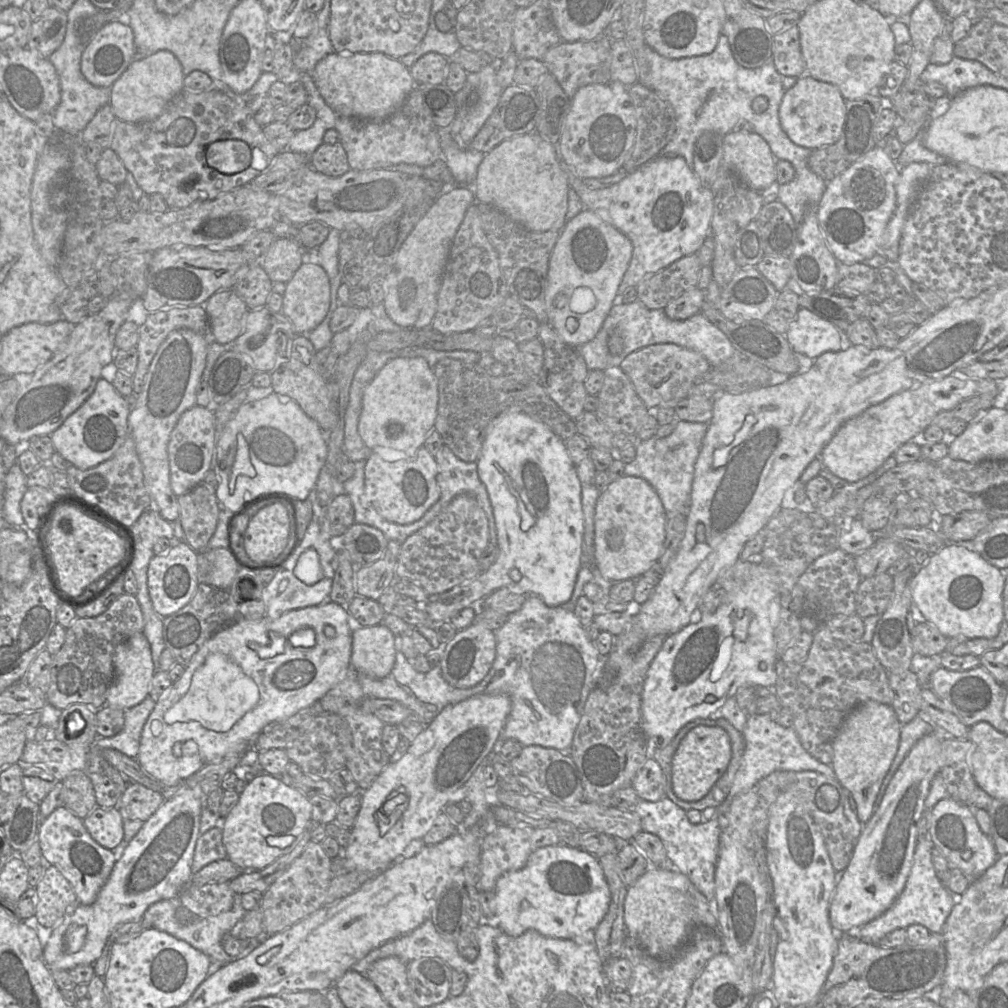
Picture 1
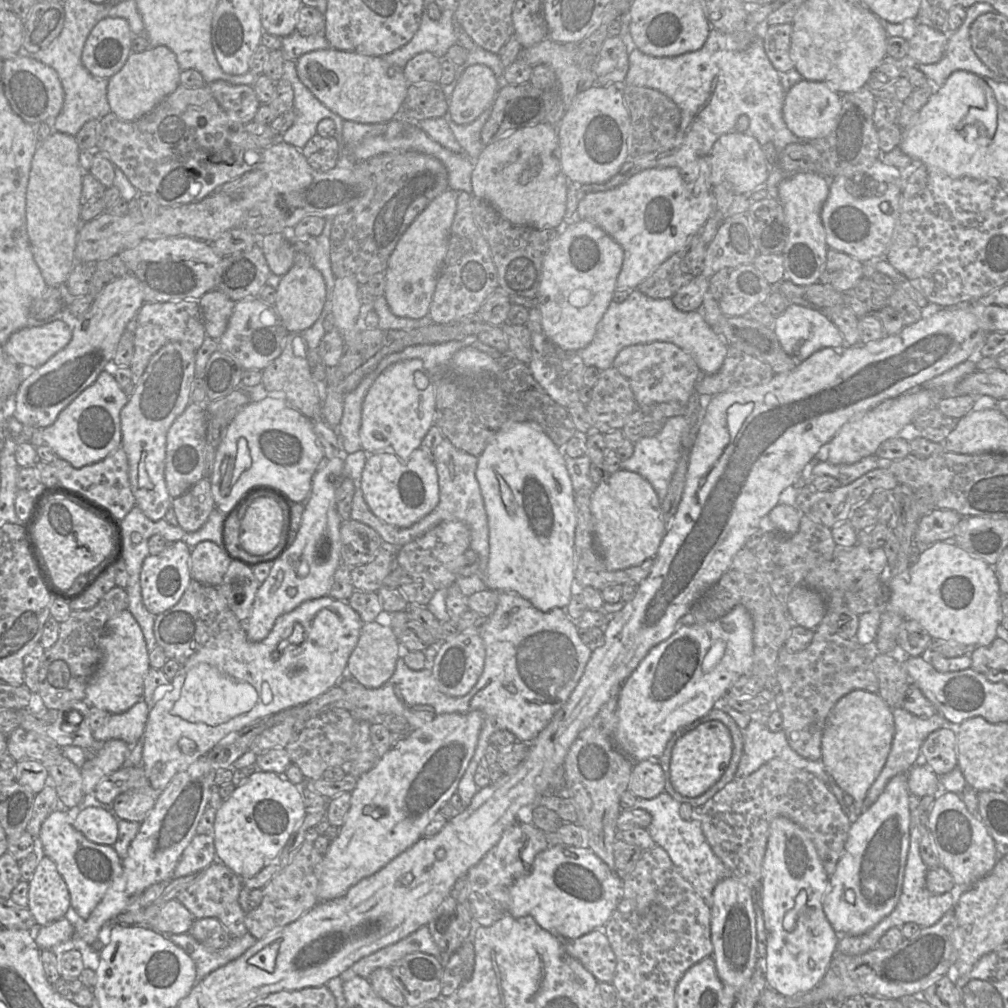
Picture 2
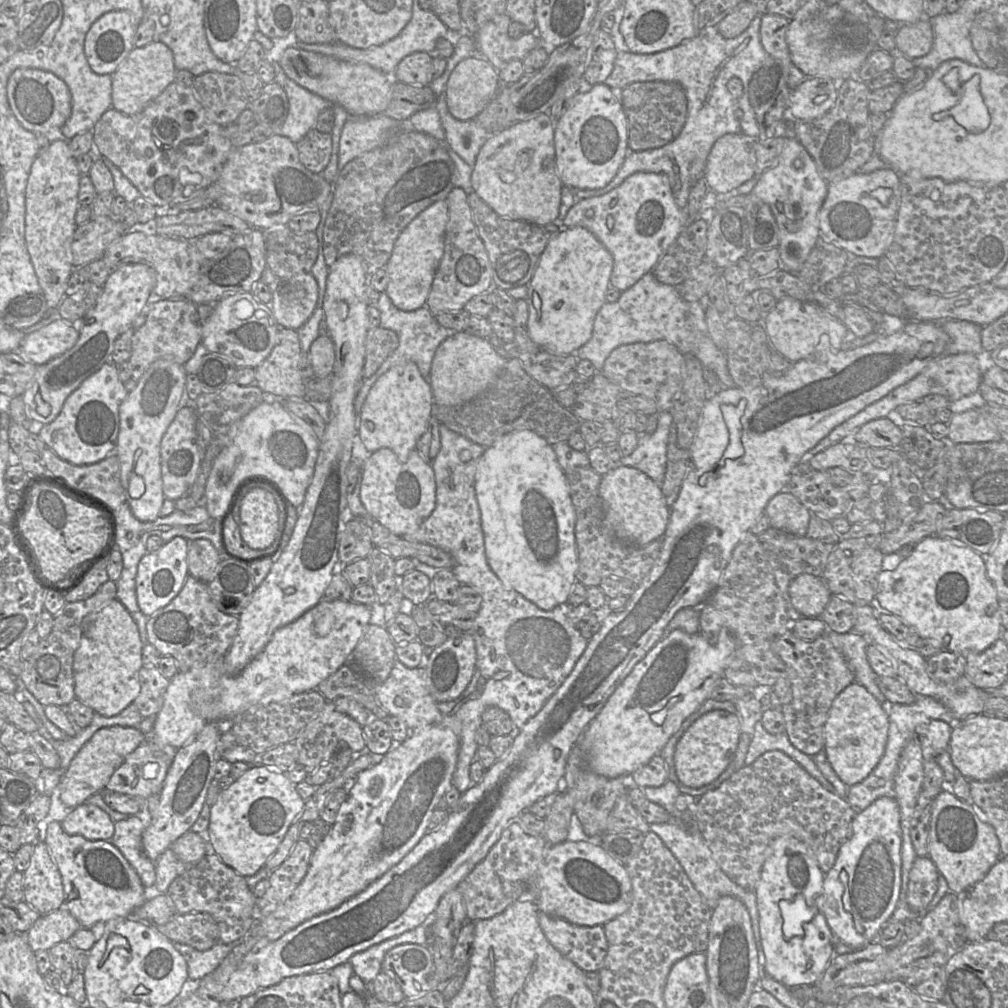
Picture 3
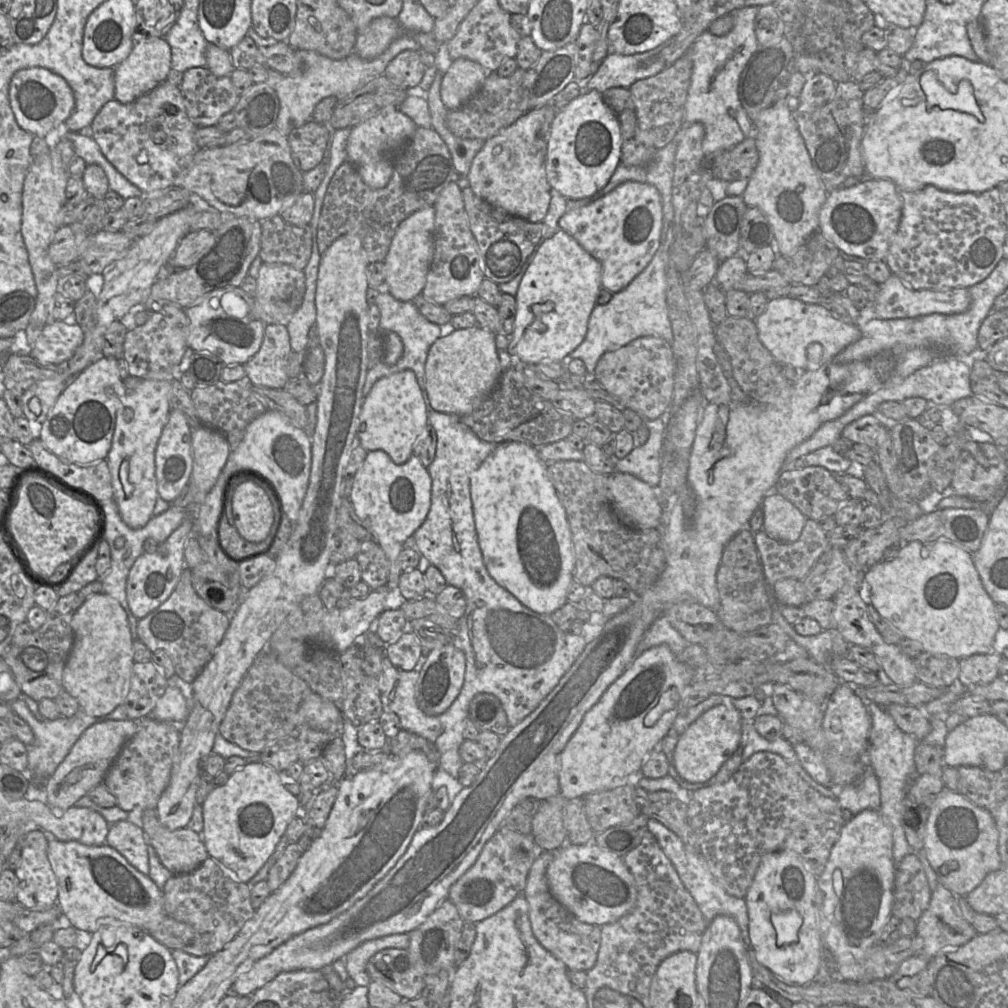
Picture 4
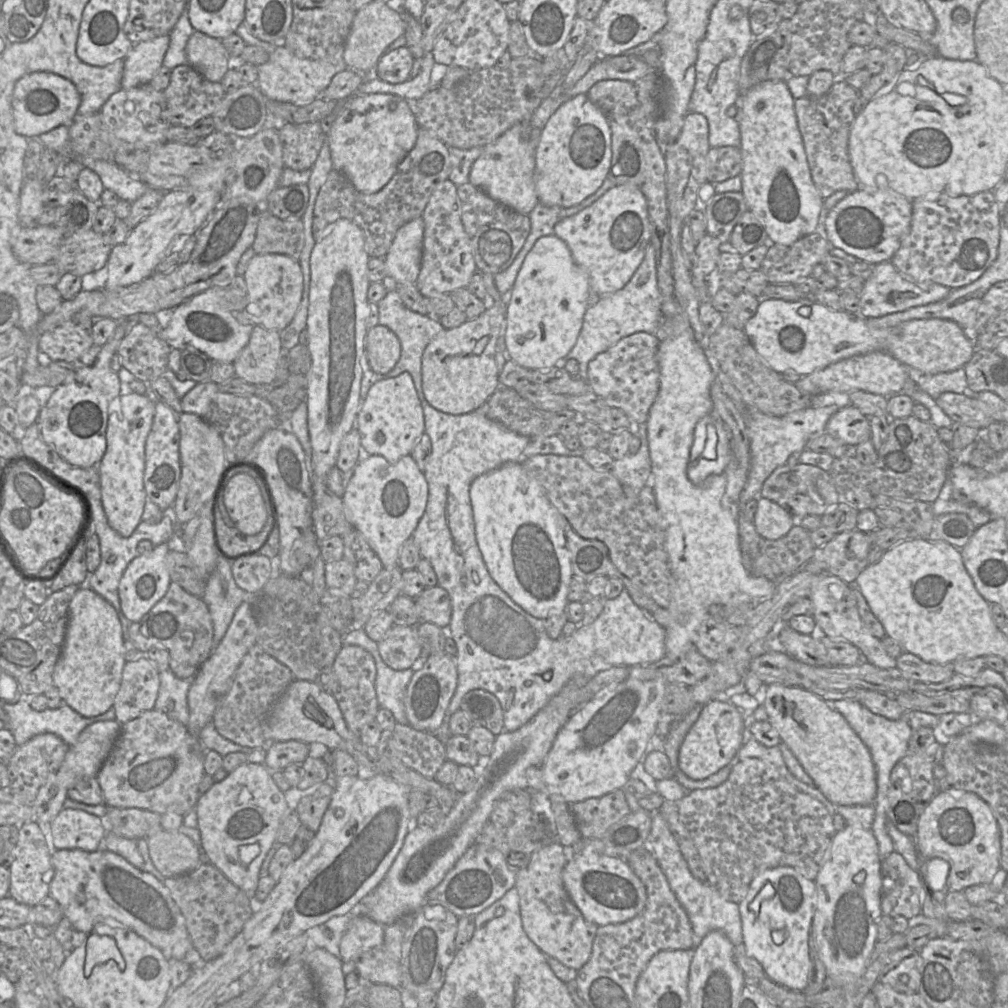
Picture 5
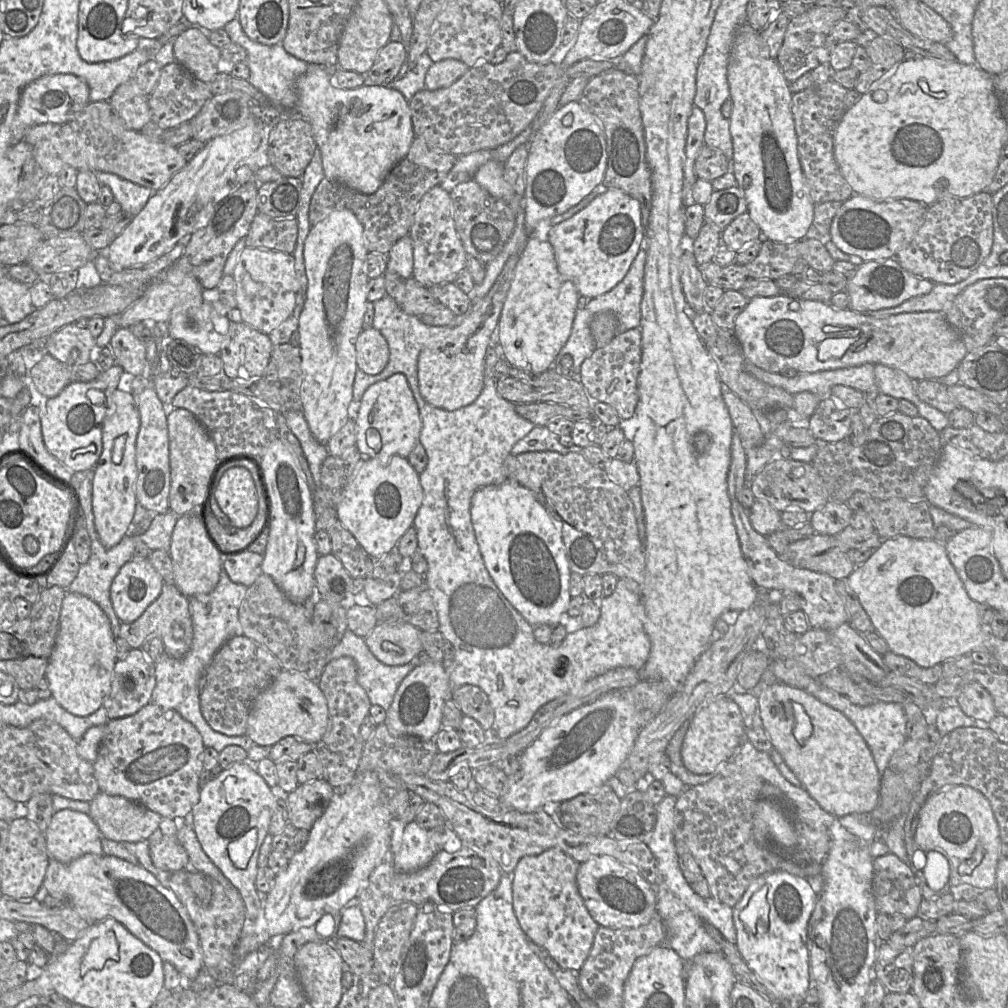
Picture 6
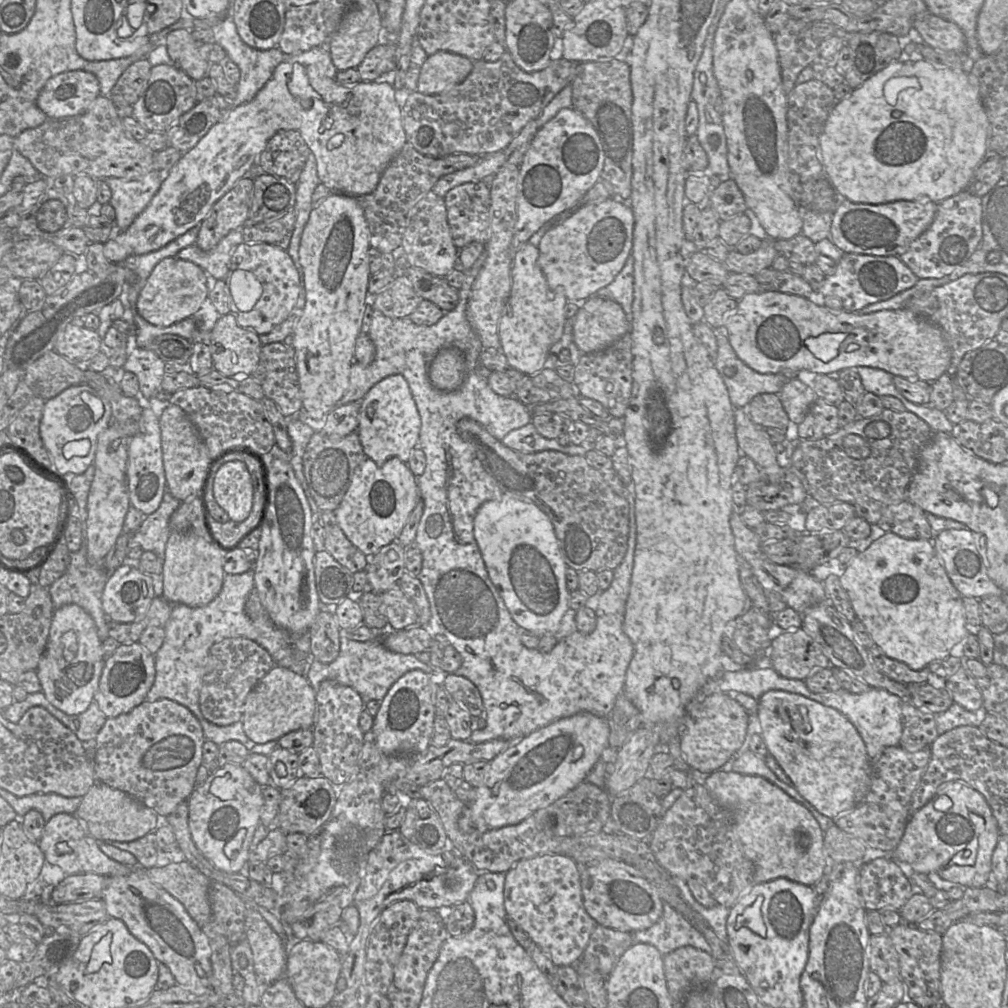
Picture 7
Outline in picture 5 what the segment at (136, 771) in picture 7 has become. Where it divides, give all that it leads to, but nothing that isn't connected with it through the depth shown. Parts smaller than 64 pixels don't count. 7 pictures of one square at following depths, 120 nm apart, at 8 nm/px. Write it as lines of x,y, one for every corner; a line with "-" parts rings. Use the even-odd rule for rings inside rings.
156,709
121,724
120,735
97,774
108,807
139,808
185,816
195,809
204,771
205,749
188,728

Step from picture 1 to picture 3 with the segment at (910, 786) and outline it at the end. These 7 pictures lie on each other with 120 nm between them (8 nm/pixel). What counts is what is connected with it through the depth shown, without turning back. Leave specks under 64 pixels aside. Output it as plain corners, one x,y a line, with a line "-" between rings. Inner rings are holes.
893,795
876,799
852,820
851,837
842,845
832,868
825,874
823,891
817,898
817,907
824,914
834,937
855,948
862,949
878,942
883,924
896,909
901,891
901,845
902,830
900,808

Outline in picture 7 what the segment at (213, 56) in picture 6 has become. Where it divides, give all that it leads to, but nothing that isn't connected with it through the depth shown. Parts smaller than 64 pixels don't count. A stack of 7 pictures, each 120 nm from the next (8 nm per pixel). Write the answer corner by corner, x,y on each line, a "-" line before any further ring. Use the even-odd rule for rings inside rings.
187,29
171,31
165,39
167,52
173,63
194,81
207,75
210,63
198,51
199,43

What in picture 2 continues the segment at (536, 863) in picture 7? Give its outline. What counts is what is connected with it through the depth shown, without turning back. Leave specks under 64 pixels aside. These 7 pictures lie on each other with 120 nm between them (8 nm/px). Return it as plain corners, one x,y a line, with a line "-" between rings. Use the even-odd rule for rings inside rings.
594,929
576,939
563,940
565,951
577,959
598,981
611,983
616,956
602,929

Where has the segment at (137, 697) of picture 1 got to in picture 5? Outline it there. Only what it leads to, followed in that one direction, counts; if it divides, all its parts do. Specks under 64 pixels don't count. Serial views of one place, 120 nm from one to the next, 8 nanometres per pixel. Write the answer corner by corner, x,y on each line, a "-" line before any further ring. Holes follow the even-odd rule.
81,587
69,604
66,636
54,667
53,685
80,715
99,716
114,705
125,663
122,625
115,608
90,587

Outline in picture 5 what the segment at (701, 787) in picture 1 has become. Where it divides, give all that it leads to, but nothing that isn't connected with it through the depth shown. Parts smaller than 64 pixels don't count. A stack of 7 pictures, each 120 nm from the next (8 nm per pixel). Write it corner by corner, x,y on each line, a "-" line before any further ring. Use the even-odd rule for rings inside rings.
712,699
702,710
686,734
679,749
679,767
690,779
699,781
708,778
721,768
735,761
743,744
745,720
741,711
730,701

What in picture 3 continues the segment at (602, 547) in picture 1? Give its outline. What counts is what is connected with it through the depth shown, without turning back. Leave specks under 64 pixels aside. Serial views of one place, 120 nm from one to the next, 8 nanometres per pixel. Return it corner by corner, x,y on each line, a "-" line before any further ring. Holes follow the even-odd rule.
627,466
610,470
602,476
599,496
605,519
620,540
645,546
663,537
670,516
669,507
660,487
640,470

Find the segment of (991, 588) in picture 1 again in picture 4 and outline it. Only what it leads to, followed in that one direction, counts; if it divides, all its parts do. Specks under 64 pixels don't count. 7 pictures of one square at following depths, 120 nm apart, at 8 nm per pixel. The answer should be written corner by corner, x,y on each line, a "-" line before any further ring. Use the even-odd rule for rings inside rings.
945,537
931,542
913,541
901,548
896,558
880,561
865,574
870,603
904,639
921,643
923,652
962,659
993,651
1000,628
995,602
988,595
975,568
972,554

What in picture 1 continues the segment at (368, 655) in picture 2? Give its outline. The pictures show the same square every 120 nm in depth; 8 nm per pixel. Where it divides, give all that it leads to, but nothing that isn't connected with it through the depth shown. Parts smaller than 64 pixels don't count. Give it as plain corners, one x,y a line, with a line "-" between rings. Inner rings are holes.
382,623
352,631
351,667
358,674
381,679
392,671
398,639

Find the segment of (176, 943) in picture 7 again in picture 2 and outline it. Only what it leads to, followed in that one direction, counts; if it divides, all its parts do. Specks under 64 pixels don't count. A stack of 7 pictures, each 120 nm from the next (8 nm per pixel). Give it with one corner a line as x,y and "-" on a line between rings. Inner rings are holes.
56,810
43,822
39,840
44,856
57,866
70,894
71,907
82,918
87,919
108,889
125,891
122,859
111,845
91,842
73,827
73,820
66,811

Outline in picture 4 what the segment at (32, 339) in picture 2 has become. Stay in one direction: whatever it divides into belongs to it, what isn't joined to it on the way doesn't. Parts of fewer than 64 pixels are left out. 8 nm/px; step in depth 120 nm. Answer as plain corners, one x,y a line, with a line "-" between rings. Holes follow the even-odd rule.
55,320
47,325
38,336
30,356
40,362
67,363
83,343
84,332
80,325
69,325

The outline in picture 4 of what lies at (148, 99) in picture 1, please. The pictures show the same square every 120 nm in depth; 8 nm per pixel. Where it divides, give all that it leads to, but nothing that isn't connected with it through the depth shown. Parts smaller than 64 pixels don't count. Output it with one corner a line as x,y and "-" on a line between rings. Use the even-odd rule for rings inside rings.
163,38
135,42
130,54
115,67
114,99
127,104
166,81
171,67
171,47

